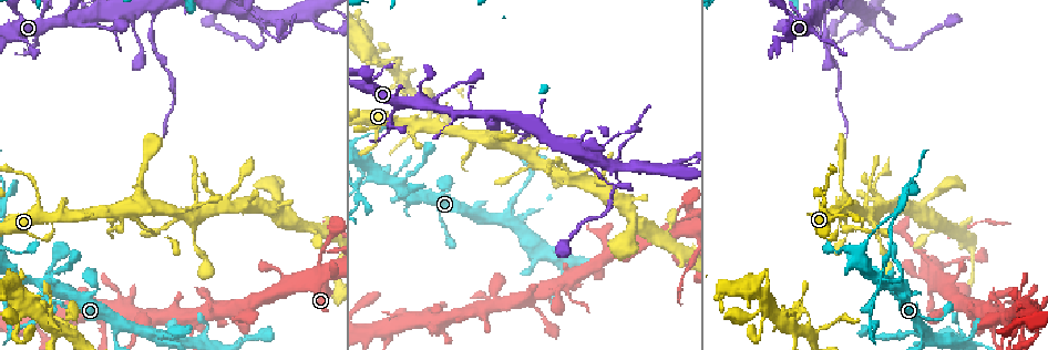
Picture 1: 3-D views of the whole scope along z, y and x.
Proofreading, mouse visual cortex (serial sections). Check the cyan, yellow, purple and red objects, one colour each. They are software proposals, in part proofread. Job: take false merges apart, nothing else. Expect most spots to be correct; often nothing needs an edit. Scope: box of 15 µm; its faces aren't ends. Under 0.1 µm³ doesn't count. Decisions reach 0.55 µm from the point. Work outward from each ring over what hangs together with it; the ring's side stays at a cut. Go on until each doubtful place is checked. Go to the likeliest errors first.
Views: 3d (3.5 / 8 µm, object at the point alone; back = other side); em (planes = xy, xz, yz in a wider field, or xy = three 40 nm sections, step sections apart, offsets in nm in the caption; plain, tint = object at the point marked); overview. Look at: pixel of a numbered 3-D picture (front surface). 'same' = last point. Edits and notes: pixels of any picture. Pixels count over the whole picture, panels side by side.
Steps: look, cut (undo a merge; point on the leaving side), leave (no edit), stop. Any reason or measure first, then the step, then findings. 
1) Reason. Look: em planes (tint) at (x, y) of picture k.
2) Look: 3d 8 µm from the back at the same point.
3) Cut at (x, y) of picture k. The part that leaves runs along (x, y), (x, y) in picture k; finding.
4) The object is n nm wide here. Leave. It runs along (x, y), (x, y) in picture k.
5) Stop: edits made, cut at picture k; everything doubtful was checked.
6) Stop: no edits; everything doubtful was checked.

Calibre changes. Look: 3d 3.5 µm from the back at (152, 22) of picture 1.

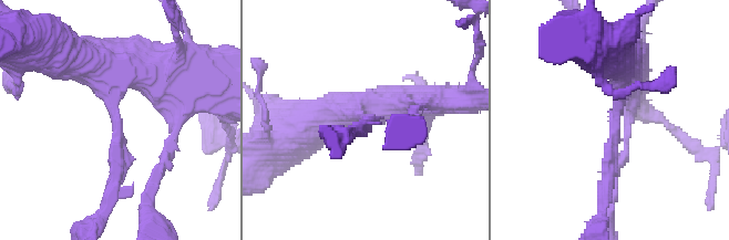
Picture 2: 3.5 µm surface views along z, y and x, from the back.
The arms are 200, 500 nm wide; need the tissue. Look: em xy step 2 (tint) at (117, 120) of picture 2.

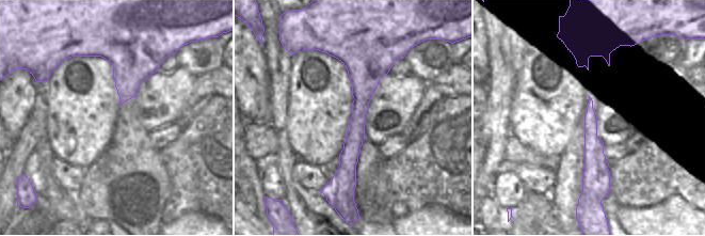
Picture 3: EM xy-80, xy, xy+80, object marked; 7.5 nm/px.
Cut it another way. Look: em xy step 5 (tint) at the same point.

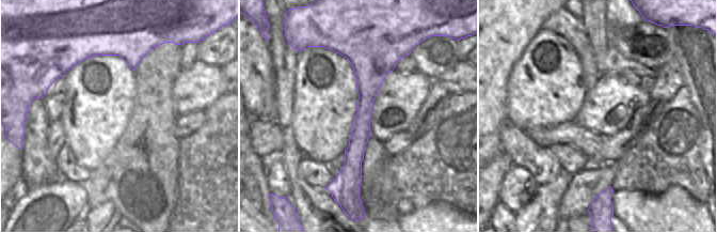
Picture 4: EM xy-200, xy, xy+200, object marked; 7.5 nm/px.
Leave. It runs along (136, 68), (112, 68), (112, 190) in picture 2; all the same cell.

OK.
Four or more arms meet. Look: 3d 3.5 µm at (672, 235) of picture 1.

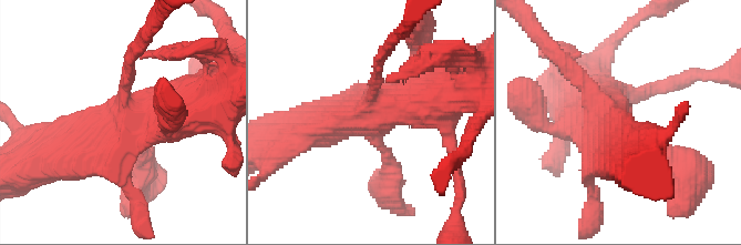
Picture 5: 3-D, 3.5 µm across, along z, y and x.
Now the EM. Look: em planes (plain) at (117, 131) of picture 5.

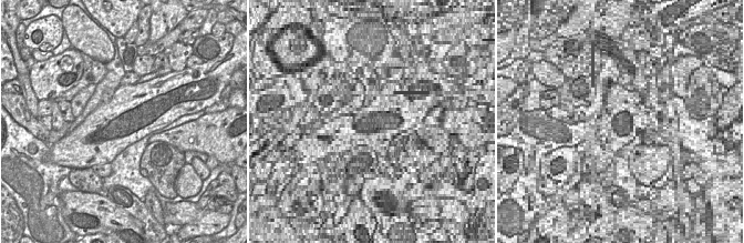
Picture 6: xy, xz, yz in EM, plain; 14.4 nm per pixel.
Where the object lies. Look: em planes (tint) at the same point.

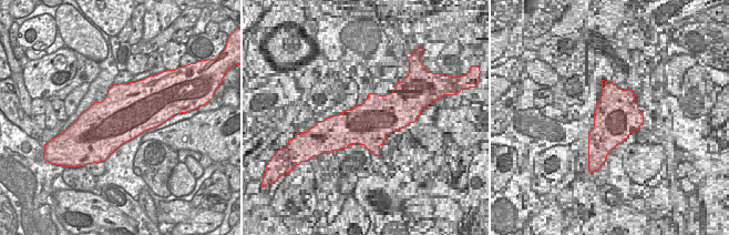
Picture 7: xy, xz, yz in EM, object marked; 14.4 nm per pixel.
The object is 750 nm wide here. Leave. It runs along (391, 177), (387, 152), (357, 118), (302, 130) in picture 5; all the same cell.

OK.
Small branch off a trunk. Look: 3d 8 µm at (598, 152) of picture 1.

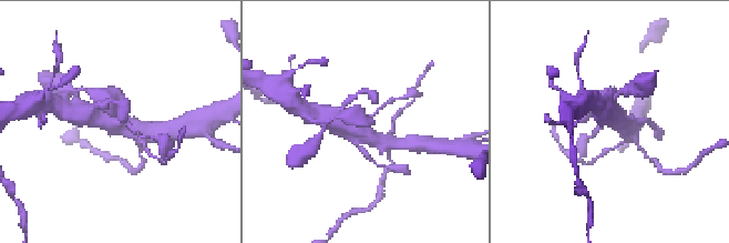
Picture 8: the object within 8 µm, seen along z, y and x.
Zoom in. Look: 3d 3.5 µm at (116, 125) of picture 8.

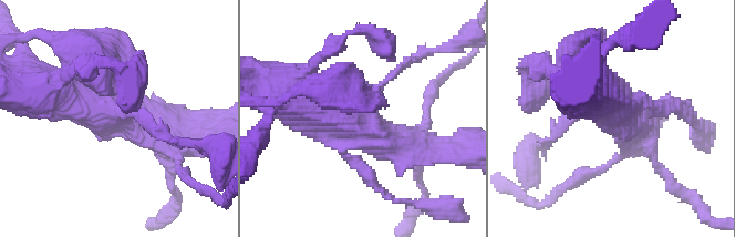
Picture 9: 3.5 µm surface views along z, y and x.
Now the EM. Look: em xy step 5 (tint) at (118, 113) of picture 9.

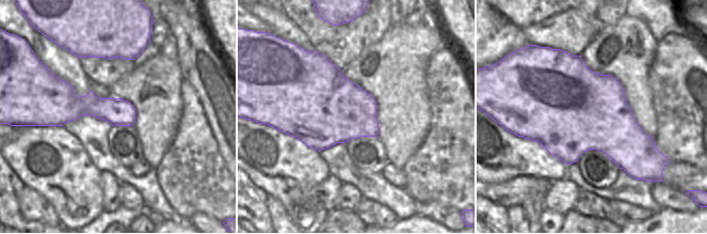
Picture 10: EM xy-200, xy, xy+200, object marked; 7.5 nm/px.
The object is 550 nm wide here. Leave. It runs along (290, 94), (395, 148), (413, 148) in picture 9; one cell here.

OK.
Look: 3d 3.5 µm at (260, 36) of picture 1.

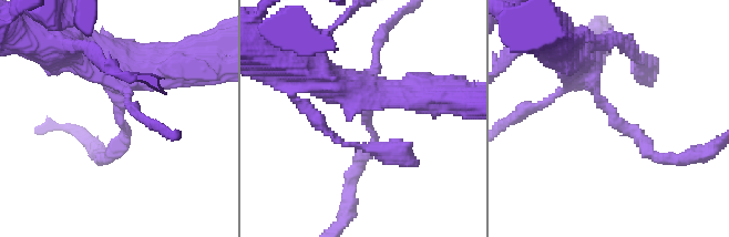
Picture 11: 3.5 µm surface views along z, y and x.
The arms are 200, 400 nm wide; now the EM. Look: em xy step 2 (tint) at (618, 120) of picture 11.

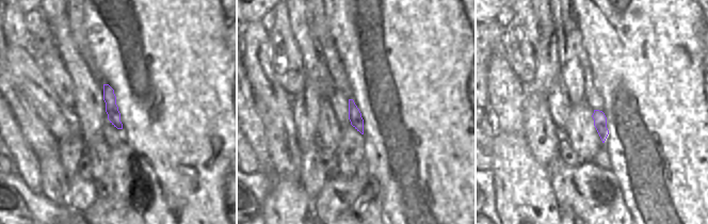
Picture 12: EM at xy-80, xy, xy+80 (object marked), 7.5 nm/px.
Leave. Continuous, no second cell.

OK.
Look: 3d 3.5 µm at (334, 231) of picture 1.

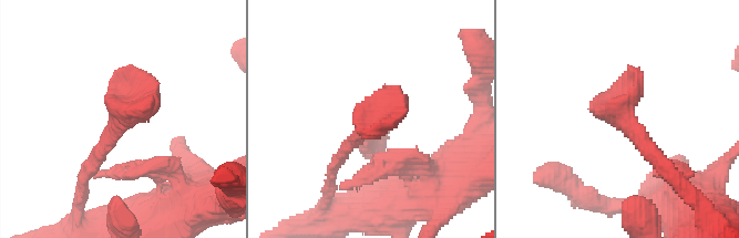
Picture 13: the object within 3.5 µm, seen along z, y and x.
Shape alone is not enough. Look: em xy step 5 (tint) at (627, 116) of picture 13.

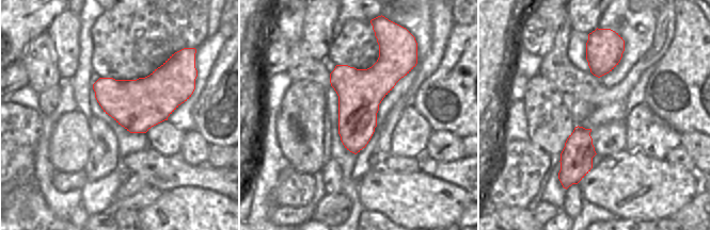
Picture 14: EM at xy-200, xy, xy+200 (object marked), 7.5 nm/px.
Leave. One cell here.

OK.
Stop: no edits; everything doubtful was checked.

